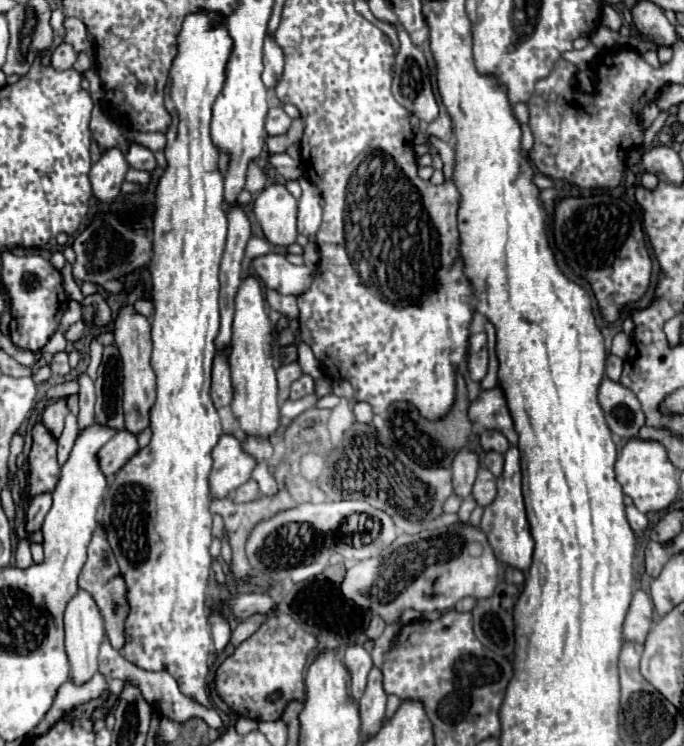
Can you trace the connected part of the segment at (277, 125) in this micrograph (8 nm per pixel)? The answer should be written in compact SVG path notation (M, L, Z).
M270 108L268 116L266 116L266 132L270 136L282 136L288 132L292 120L288 118L288 114L282 108Z

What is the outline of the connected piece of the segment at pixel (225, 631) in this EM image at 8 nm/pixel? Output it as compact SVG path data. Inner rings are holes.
M212 614L210 624L212 624L212 640L216 646L216 652L222 654L222 650L226 648L228 640L230 640L230 626L220 614Z

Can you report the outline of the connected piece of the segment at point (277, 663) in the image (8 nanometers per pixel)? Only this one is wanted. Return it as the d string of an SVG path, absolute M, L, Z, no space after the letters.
M276 614L268 618L248 640L244 640L232 656L228 656L218 672L216 672L216 692L220 698L238 714L252 720L278 720L282 710L292 700L304 700L304 666L308 652L316 646L316 636L308 634L300 624L296 624L290 616Z

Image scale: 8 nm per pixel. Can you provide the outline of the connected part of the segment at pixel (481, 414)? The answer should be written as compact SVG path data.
M500 384L492 390L484 390L478 400L470 404L468 414L472 422L478 422L490 430L498 430L508 438L510 444L518 444L518 434L514 430L514 422Z

